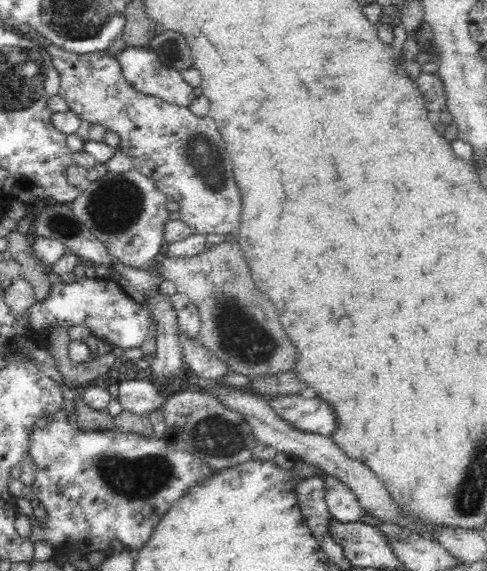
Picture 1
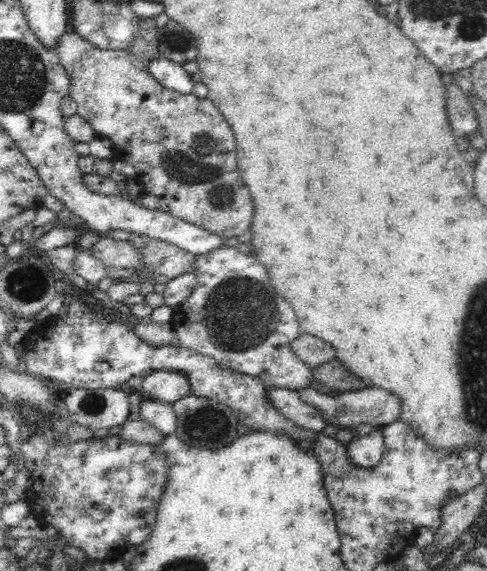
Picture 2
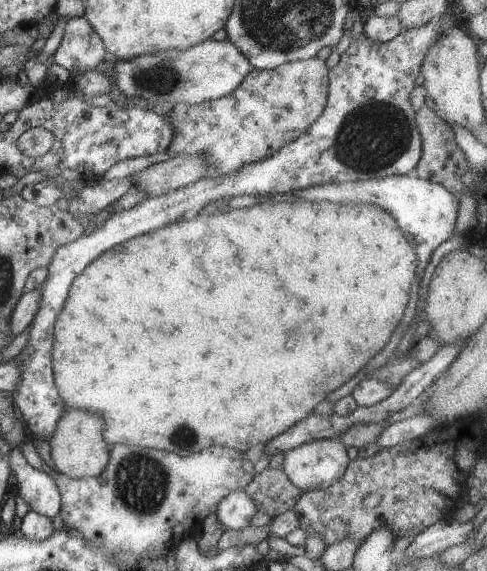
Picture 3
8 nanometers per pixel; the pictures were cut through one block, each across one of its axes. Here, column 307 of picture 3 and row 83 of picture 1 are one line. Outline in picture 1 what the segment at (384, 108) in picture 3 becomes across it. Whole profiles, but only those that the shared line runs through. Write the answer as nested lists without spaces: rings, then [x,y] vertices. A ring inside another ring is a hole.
[[[127,47],[117,55],[118,63],[122,67],[124,79],[134,85],[134,88],[148,96],[161,98],[163,101],[178,106],[189,107],[190,103],[196,98],[194,87],[190,86],[181,75],[181,71],[166,66],[148,47]]]

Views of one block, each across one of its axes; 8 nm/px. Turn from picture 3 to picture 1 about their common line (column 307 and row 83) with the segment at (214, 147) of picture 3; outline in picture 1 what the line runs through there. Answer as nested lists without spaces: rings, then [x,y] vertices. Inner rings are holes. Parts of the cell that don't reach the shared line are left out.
[[[120,36],[104,51],[91,54],[75,54],[55,44],[47,46],[52,64],[60,75],[60,88],[57,92],[69,106],[70,111],[90,124],[102,124],[107,130],[120,137],[119,150],[130,156],[133,168],[149,176],[156,185],[172,200],[180,203],[180,220],[193,228],[196,234],[228,234],[237,232],[241,223],[242,195],[232,176],[232,163],[224,152],[224,142],[216,121],[210,117],[198,116],[189,107],[178,106],[155,96],[138,92],[132,83],[124,79],[117,55],[127,48]]]

